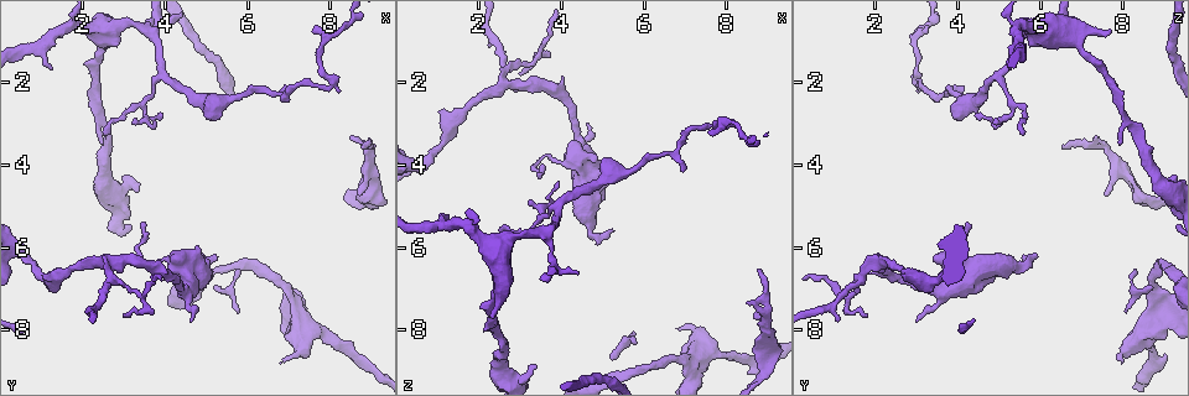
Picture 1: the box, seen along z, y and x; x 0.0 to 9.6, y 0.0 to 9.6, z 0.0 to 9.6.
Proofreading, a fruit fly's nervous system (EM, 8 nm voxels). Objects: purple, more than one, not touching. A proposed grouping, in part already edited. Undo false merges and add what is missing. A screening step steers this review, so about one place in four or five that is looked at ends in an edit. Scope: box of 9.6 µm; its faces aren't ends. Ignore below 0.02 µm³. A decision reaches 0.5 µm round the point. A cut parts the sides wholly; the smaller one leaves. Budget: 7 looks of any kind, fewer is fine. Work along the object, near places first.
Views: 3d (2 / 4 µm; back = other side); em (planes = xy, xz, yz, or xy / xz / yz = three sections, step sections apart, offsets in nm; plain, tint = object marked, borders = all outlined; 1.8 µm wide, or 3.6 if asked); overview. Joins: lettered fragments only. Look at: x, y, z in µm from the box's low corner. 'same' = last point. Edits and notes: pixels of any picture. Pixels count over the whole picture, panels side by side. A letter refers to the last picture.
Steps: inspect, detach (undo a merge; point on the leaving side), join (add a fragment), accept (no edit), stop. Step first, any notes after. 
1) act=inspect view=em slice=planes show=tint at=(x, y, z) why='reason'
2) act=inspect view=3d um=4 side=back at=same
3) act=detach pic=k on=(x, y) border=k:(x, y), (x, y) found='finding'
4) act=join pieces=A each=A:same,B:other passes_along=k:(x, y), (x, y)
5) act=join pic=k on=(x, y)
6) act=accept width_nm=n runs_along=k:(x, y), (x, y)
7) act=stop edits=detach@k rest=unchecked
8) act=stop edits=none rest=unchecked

act=inspect view=em slice=planes show=tint at=(8.85, 3.60, 6.45) why='free end'

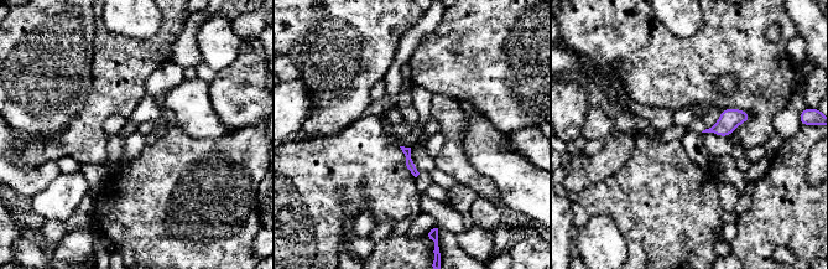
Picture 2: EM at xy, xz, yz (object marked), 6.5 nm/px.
act=inspect view=em slice=planes show=borders at=same why='what lies round it'

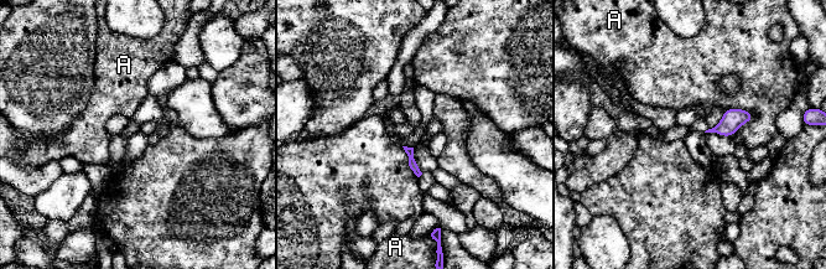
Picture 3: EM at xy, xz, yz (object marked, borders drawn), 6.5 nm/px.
act=accept longest_contact=A:220nm each=A:other found='none of them fits'

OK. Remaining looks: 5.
act=inspect view=em slice=planes show=borders at=(5.25, 6.25, 5.55) why='branch stops here'

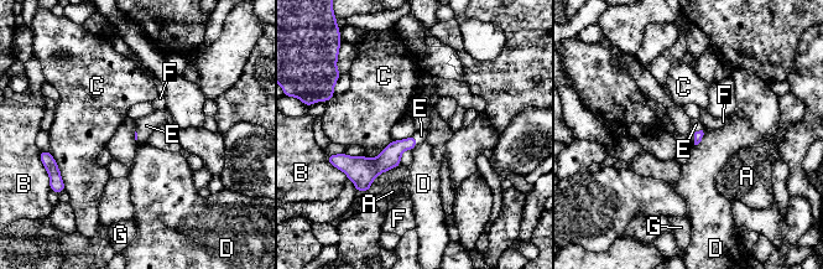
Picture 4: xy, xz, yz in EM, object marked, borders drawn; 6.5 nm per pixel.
act=join pieces=E each=A:other,B:other,C:other,D:other,E:same,F:other,G:other passes_along=4:(699, 134), (694, 134), (696, 124) found='the neuron continues'

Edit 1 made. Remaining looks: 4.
act=inspect view=overview

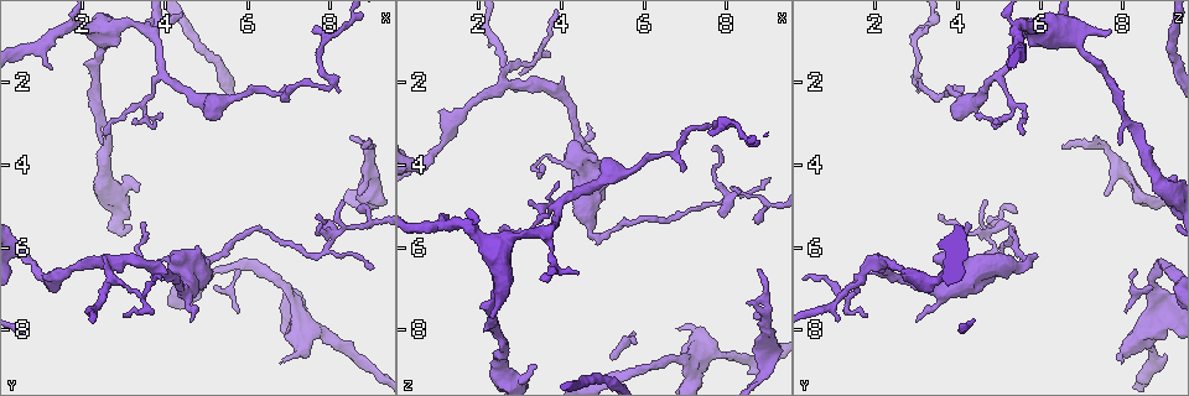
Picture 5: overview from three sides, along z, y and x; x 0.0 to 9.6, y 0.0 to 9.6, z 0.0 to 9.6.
act=inspect view=em slice=planes show=borders at=(1.20, 1.70, 5.25) why='free end'

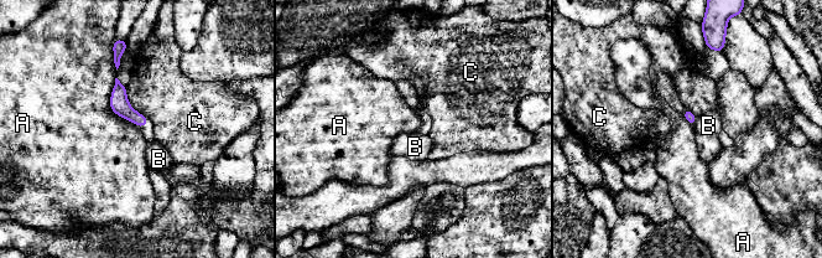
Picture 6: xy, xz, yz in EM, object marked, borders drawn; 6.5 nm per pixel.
act=accept each=A:other,B:other,C:other border=6:(115, 77), (110, 109), (140, 128) found='none of them fits'

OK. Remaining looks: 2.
act=stop edits=join@4 rest=unchecked

